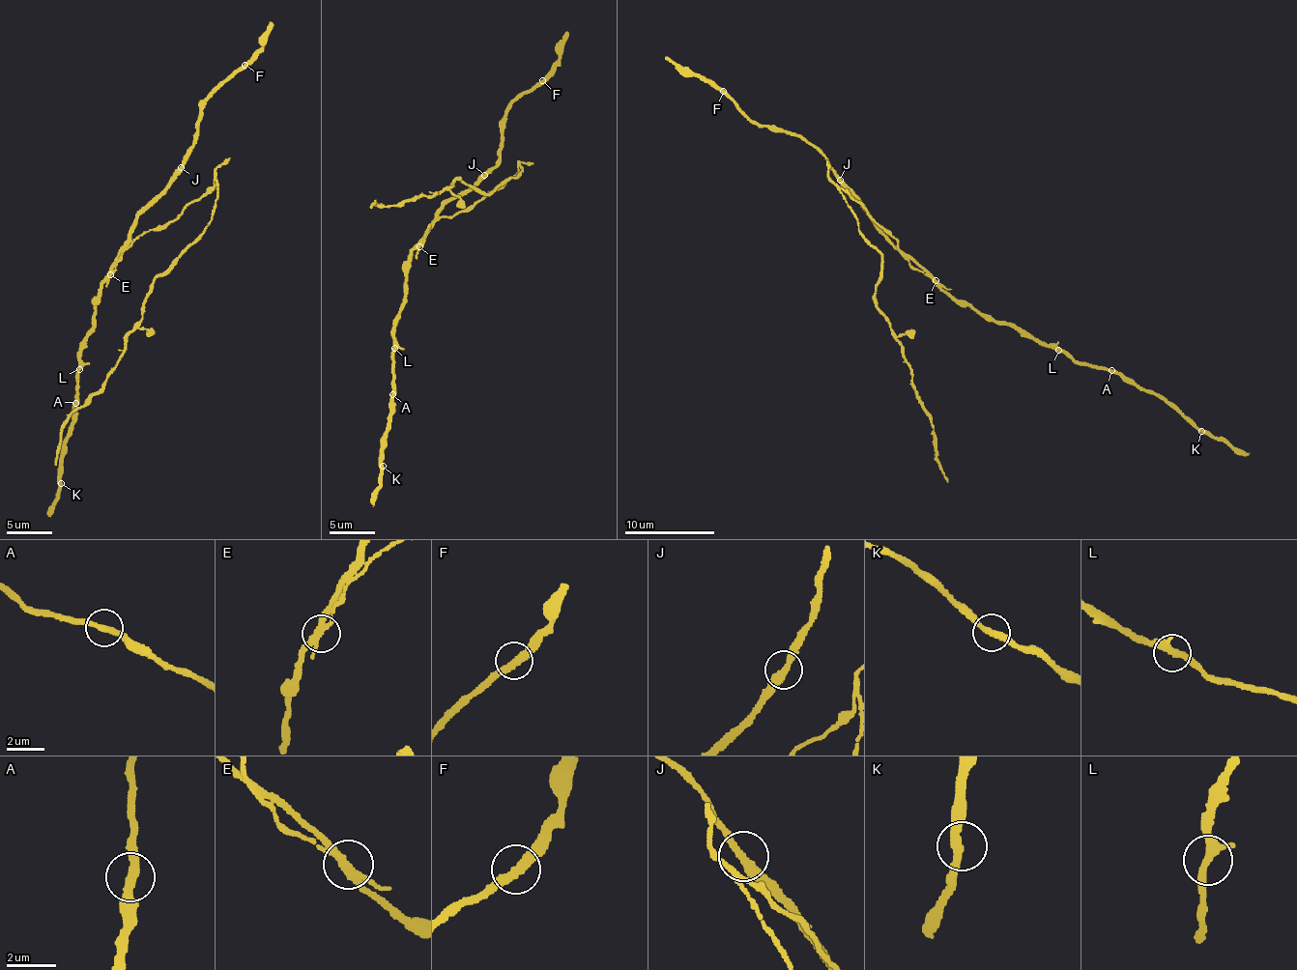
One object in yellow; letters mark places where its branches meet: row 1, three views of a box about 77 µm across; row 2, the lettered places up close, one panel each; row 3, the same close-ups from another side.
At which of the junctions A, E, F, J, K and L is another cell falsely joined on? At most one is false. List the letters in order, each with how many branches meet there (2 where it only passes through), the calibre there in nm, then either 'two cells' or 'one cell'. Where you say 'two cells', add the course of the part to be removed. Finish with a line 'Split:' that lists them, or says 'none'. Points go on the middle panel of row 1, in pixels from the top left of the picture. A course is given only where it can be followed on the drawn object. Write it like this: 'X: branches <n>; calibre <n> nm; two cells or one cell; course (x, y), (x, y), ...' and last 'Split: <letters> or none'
A: branches 2; calibre 320 nm; one cell
E: branches 3; calibre 300 nm; two cells; course (419, 245), (425, 229), (468, 212), (521, 170), (489, 193), (458, 178), (437, 195), (371, 206)
F: branches 2; calibre 340 nm; one cell
J: branches 2; calibre 360 nm; one cell
K: branches 2; calibre 320 nm; one cell
L: branches 3; calibre 280 nm; one cell
Split: E

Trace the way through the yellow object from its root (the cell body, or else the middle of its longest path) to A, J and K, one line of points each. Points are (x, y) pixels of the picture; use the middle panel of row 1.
A: (452, 215), (443, 216), (425, 229), (423, 244), (408, 263), (404, 302), (393, 328), (392, 394)
J: (452, 215), (441, 215), (438, 210), (484, 175)
K: (452, 215), (443, 216), (425, 229), (423, 244), (408, 263), (404, 302), (393, 328), (394, 390), (383, 466)

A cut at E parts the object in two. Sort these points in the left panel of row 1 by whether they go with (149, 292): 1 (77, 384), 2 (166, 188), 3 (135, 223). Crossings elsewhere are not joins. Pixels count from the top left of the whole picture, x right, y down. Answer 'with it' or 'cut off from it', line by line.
1: cut off from it
2: cut off from it
3: cut off from it

